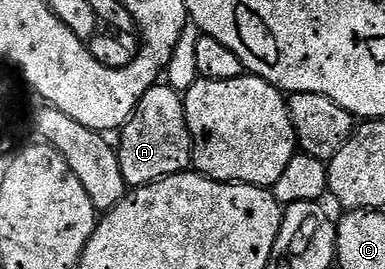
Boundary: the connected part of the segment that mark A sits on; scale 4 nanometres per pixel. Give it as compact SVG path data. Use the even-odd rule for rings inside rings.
M157 82L138 102L132 117L119 133L120 165L125 185L133 189L153 184L167 176L189 171L192 162L192 135L184 113L184 98L167 83Z

